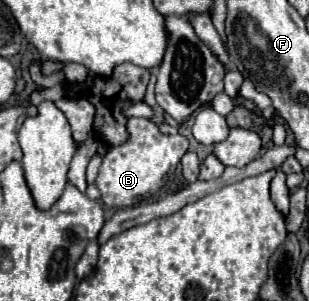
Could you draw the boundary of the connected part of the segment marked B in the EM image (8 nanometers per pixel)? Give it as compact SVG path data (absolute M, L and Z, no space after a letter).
M130 118L126 128L128 128L128 140L120 146L114 146L102 158L96 178L102 202L110 208L128 208L148 198L150 194L158 192L188 150L188 140L182 134L174 136L162 134L158 126L148 118Z

